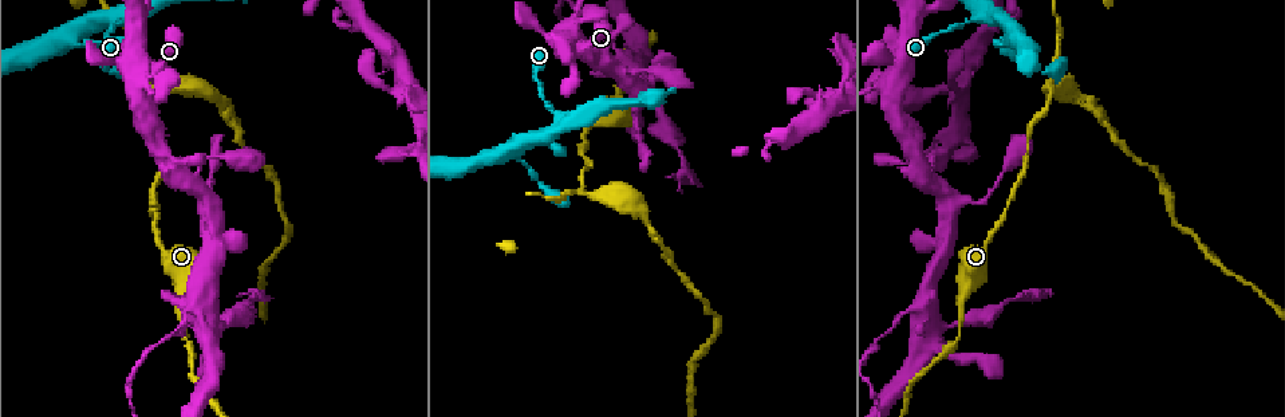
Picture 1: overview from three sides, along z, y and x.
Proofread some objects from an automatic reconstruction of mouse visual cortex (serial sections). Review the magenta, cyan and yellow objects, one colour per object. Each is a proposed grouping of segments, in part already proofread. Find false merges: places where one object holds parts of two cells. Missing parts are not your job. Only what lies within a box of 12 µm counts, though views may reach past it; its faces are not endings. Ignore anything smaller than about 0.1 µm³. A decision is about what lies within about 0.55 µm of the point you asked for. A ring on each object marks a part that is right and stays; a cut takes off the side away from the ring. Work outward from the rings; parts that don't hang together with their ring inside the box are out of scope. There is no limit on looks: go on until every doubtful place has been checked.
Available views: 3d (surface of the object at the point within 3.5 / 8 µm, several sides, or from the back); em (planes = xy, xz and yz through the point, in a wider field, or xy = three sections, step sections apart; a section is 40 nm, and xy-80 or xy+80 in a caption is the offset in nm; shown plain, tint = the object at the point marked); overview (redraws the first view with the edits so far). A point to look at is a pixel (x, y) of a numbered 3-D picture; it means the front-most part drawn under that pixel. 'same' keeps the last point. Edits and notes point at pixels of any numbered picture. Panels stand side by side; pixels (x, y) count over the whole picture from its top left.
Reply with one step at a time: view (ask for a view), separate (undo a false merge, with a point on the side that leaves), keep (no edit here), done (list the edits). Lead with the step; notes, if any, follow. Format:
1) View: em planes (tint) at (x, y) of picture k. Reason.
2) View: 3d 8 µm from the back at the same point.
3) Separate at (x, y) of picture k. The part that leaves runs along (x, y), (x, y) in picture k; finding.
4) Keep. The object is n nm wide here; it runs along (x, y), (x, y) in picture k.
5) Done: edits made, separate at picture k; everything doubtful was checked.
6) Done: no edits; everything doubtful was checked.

View: 3d 8 µm at (1050, 95) of picture 1. Thick turns thin.

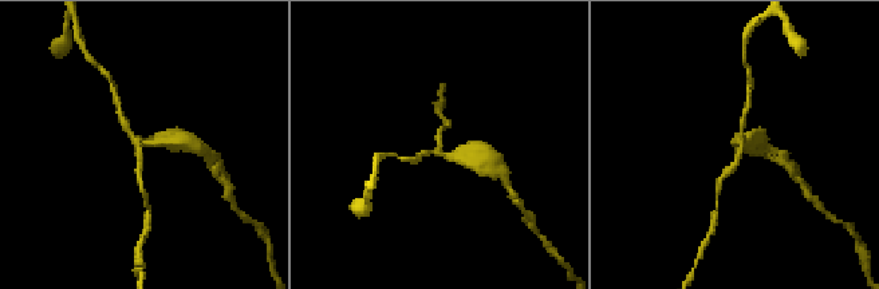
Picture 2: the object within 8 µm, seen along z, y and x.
View: em xy step 2 (tint) at (737, 148) of picture 2.

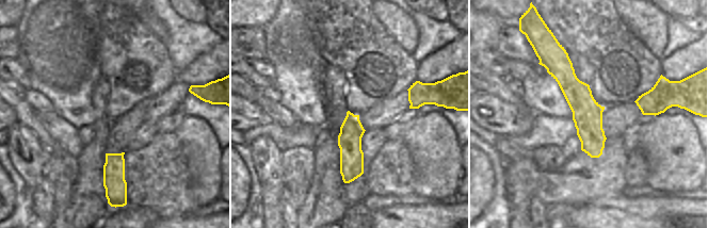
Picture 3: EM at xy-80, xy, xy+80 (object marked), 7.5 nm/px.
Separate at (464, 155) of picture 2. 3 arms meet here; the arms are 150, 200, 350 nm wide; the part that leaves runs along (442, 154), (489, 158), (497, 166) in picture 2; two cells meet here.

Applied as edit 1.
View: overview. See it whole again.

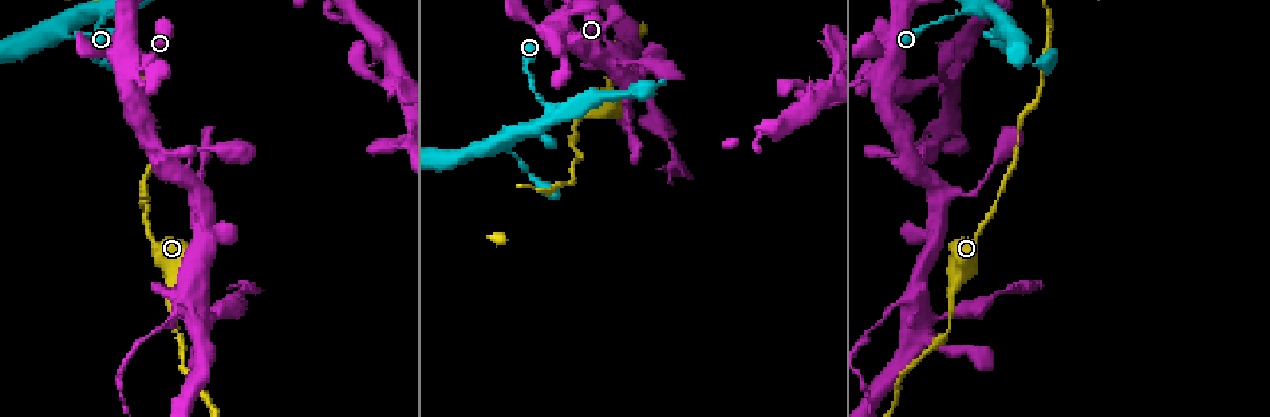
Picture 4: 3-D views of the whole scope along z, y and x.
View: 3d 3.5 µm at (901, 300) of picture 4. Two arms in line, one across.

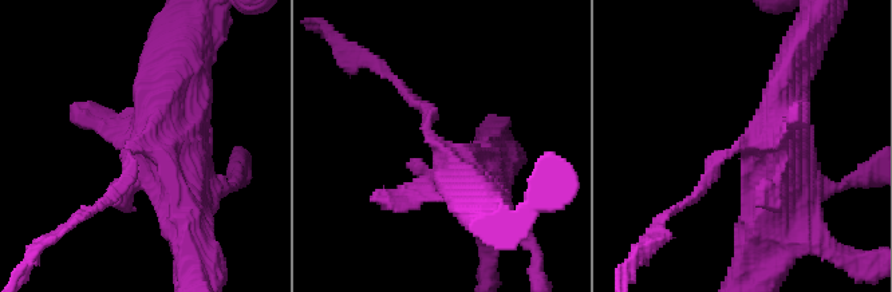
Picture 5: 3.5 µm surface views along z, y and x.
View: em planes (tint) at (747, 146) of picture 5. Shape alone is not enough.

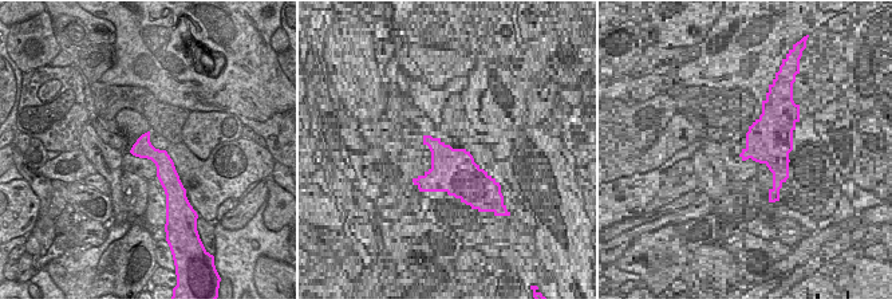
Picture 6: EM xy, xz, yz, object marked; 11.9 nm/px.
View: em xy step 2 (tint) at the same point. Another direction.

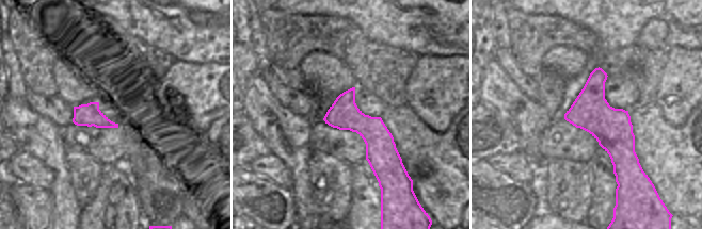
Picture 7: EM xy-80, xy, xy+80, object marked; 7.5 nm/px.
Separate at (103, 201) of picture 5. The part that leaves runs along (127, 168), (94, 209), (40, 243) in picture 5; a second cell is stuck on.

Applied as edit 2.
View: 3d 3.5 µm at (177, 330) of picture 4.

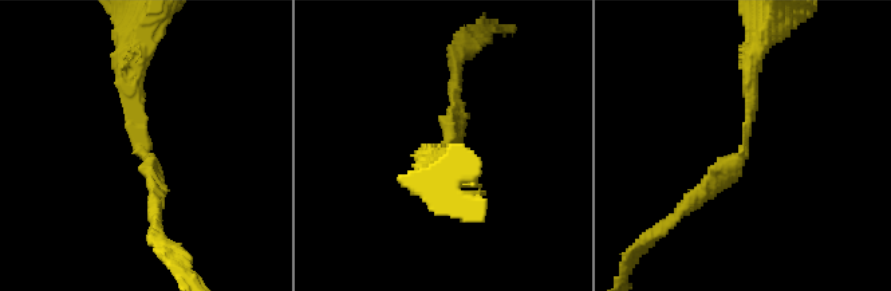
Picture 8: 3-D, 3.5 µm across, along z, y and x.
View: em planes (tint) at (745, 143) of picture 8. Shape alone is not enough.

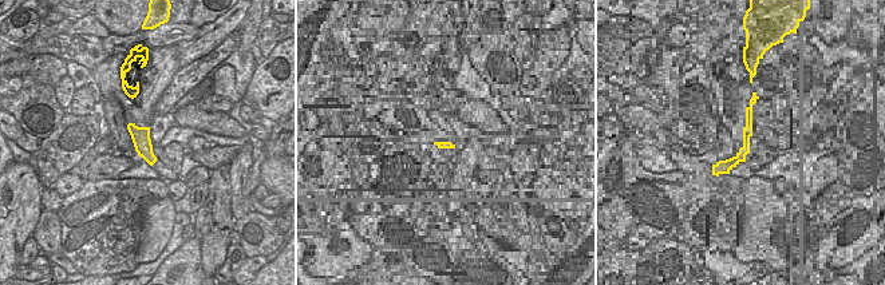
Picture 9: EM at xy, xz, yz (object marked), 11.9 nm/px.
Keep. It runs along (750, 61), (742, 152), (685, 204) in picture 8; one cell here.

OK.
Done: edits made, separate at picture 2, separate at picture 5; everything doubtful was checked.

